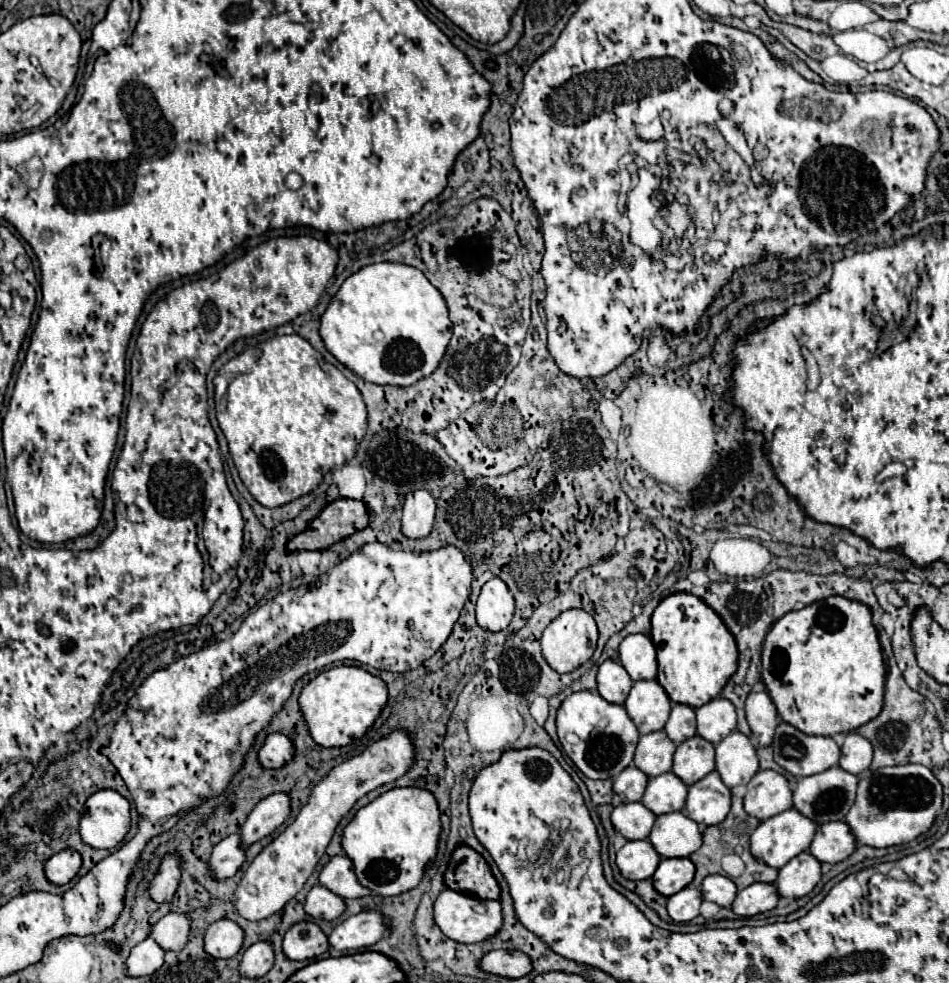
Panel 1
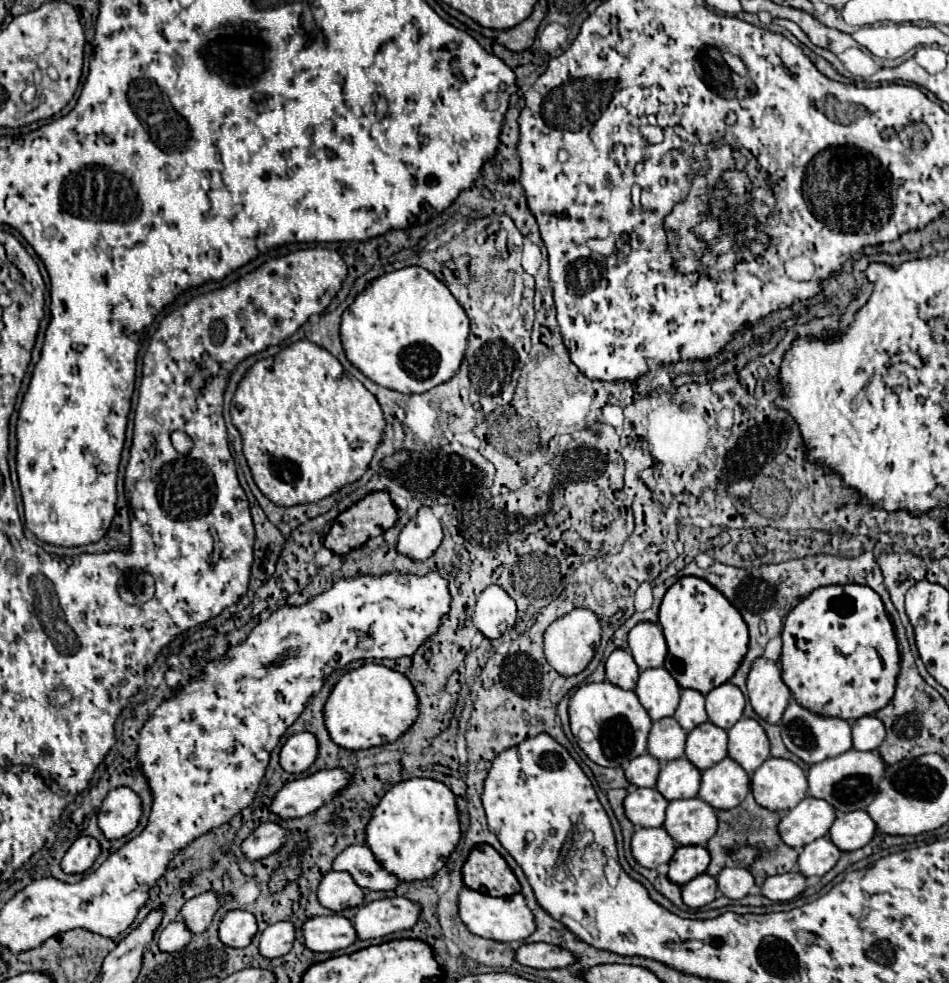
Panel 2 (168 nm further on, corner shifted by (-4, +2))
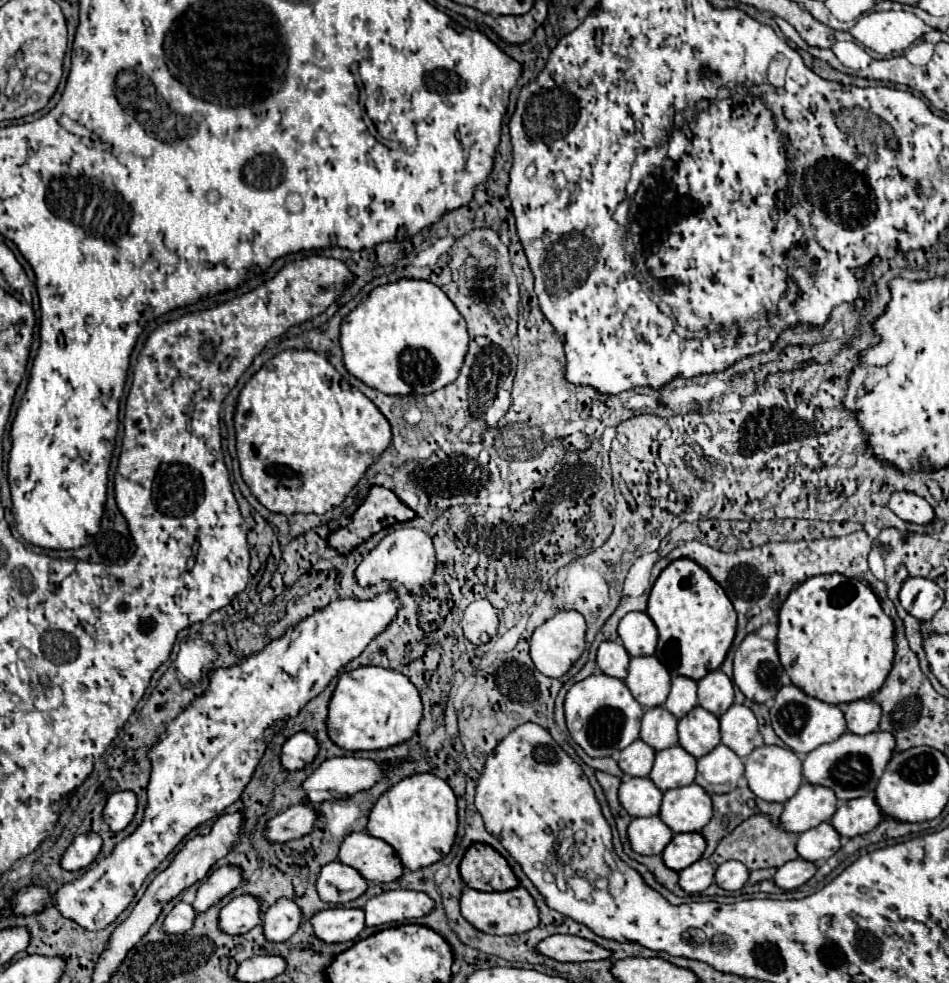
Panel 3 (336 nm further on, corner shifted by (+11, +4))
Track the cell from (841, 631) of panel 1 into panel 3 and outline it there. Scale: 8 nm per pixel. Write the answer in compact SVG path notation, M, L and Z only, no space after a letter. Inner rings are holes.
M842 574L812 576L788 594L778 616L780 660L784 662L784 670L788 670L790 680L806 694L812 694L828 704L848 704L870 698L876 690L880 690L894 660L894 624L884 612L874 590L864 580L850 580Z

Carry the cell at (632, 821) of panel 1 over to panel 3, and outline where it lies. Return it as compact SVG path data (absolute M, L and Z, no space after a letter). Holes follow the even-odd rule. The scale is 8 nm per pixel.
M624 778L618 798L626 812L636 818L658 814L662 806L662 790L650 778Z

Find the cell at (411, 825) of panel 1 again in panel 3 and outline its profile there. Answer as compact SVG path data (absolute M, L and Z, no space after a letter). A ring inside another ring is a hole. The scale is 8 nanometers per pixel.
M416 774L394 784L380 796L368 818L368 832L386 840L408 870L418 870L442 860L458 830L458 806L454 790L434 774Z

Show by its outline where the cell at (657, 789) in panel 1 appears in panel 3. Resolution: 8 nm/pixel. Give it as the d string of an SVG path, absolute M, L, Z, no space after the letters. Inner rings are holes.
M680 744L658 750L650 778L660 786L660 790L692 784L696 778L696 758Z

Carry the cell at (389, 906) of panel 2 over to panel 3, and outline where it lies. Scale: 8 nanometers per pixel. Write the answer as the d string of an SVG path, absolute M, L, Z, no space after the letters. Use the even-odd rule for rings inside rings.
M390 890L380 896L374 896L364 906L366 926L380 926L392 922L406 922L412 918L420 918L434 910L434 900L416 890Z

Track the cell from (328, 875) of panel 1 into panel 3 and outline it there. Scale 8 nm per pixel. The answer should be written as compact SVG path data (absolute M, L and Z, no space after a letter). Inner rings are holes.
M354 832L340 846L340 862L360 870L368 882L392 882L402 876L402 862L394 848L368 832Z

